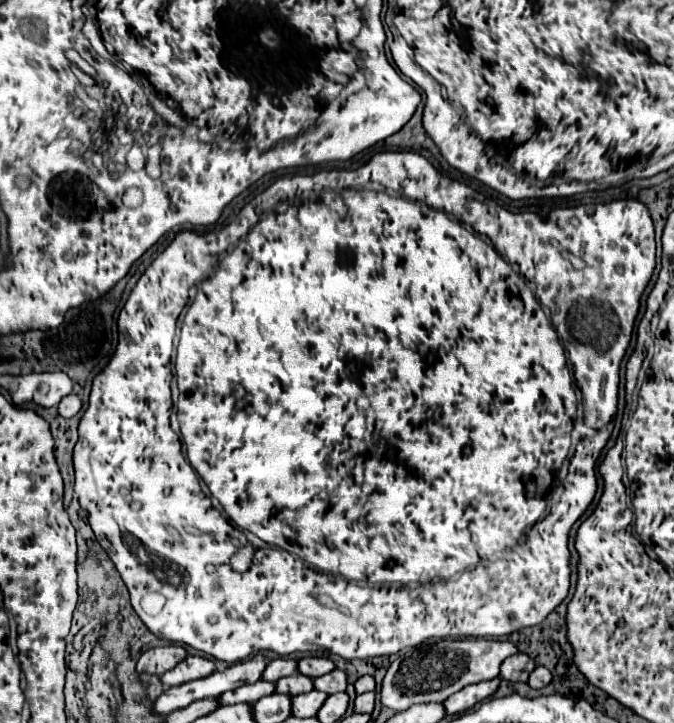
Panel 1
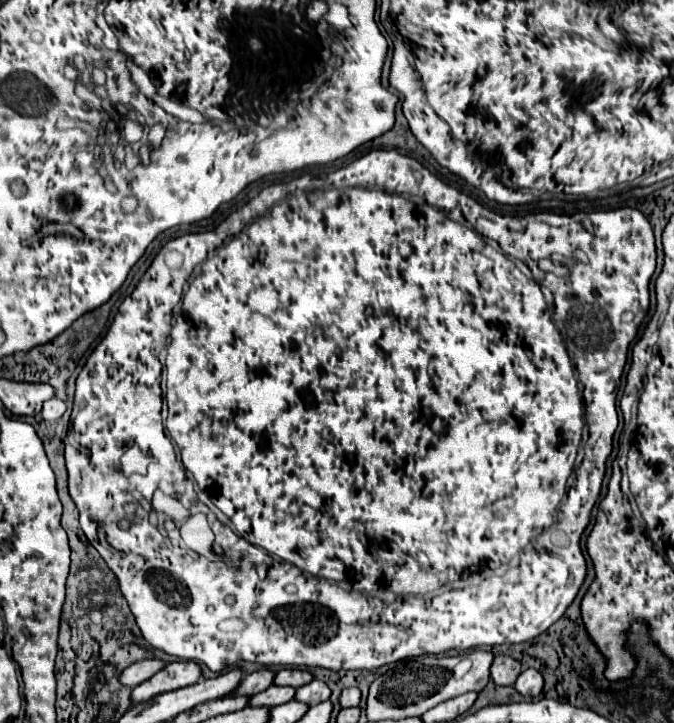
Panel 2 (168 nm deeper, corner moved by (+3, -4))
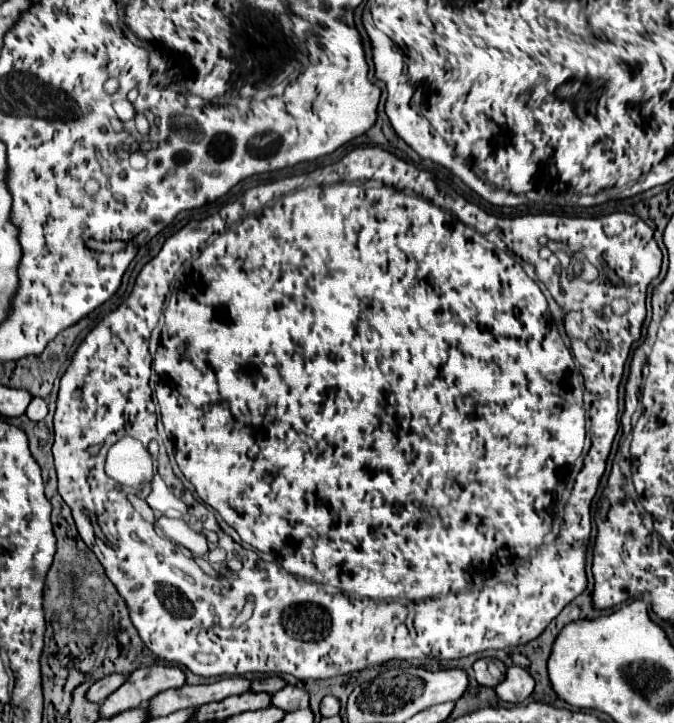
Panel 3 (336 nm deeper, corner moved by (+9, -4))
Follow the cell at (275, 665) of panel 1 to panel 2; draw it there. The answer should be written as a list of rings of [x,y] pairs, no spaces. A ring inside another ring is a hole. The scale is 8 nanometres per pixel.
[[[259,669],[247,677],[243,677],[239,689],[233,693],[233,695],[255,695],[255,693],[261,693],[265,691],[269,685],[273,685],[273,679],[275,679],[275,673],[271,669]]]

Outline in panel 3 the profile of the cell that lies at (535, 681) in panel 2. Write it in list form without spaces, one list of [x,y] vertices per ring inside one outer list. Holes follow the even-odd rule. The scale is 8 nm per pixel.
[[[509,667],[505,673],[505,679],[495,687],[495,693],[499,699],[507,703],[523,703],[533,693],[535,681],[523,667]]]

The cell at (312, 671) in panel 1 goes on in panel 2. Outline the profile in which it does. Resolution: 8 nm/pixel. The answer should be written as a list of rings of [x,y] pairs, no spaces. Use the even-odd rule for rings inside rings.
[[[279,669],[275,675],[275,683],[277,685],[291,685],[291,687],[301,687],[305,683],[311,683],[313,675],[309,671],[301,671],[301,669]]]

